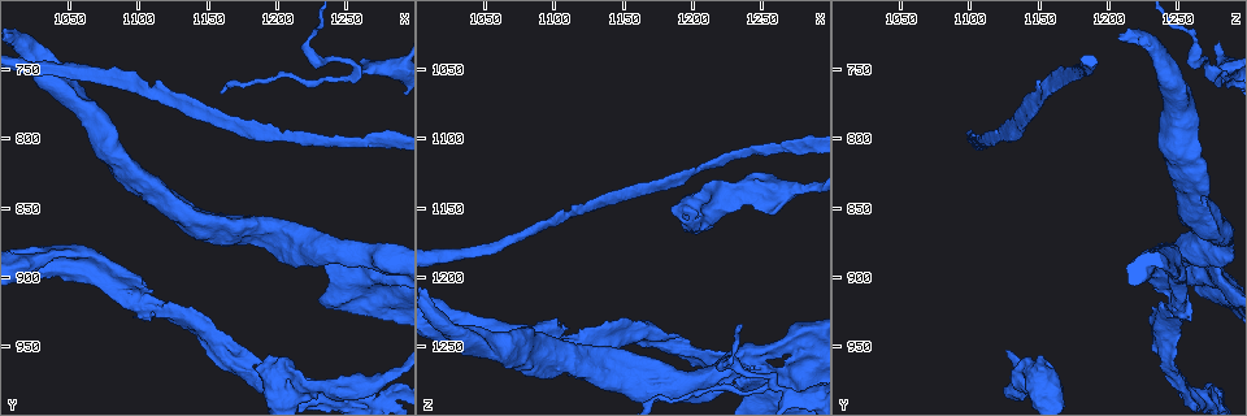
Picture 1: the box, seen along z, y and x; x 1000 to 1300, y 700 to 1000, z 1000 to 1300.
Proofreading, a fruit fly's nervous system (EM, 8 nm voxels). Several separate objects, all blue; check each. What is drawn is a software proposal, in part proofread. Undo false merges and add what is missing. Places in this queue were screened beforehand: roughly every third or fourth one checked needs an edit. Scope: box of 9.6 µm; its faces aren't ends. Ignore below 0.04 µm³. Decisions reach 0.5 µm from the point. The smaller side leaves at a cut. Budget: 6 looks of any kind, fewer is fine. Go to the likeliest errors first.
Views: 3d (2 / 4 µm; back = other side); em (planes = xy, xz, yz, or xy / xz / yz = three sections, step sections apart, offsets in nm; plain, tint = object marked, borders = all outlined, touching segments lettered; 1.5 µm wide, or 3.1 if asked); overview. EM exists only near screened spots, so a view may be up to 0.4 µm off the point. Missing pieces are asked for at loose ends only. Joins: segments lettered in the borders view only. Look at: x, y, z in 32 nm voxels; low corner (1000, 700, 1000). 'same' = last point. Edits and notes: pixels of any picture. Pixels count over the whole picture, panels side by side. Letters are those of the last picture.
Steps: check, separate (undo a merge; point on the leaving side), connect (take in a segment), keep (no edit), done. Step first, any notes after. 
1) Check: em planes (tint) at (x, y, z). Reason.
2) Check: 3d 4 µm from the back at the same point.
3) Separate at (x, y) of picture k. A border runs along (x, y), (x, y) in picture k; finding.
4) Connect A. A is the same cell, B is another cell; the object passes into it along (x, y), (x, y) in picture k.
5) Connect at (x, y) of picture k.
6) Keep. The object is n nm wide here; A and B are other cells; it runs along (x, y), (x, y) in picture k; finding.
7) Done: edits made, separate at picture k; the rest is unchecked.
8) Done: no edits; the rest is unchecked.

Check: em planes (borders) at (1258, 754, 1276). Two arms in line, one across.

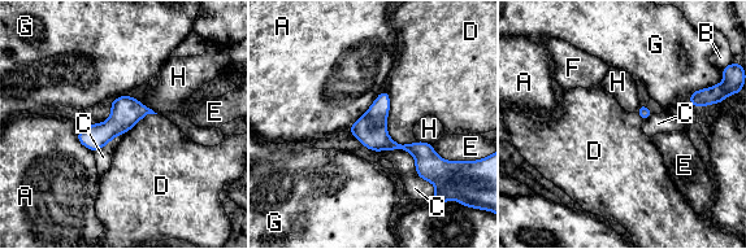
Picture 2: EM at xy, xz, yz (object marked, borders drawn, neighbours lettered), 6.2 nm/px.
Keep. A, B, C, D, E, F, G and H are other cells; all the same neuron.

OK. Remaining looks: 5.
Check: em planes (borders) at (1214, 894, 1282).

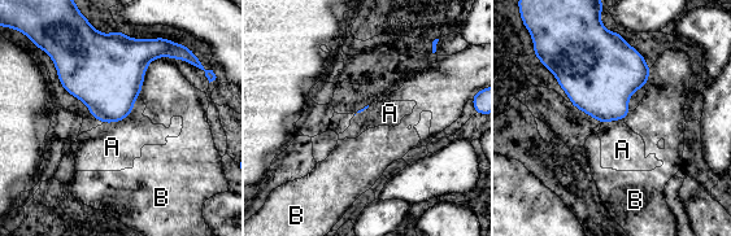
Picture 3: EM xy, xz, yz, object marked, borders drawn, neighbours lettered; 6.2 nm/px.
Keep. A and B are other cells; a border runs along (138, 97), (126, 117), (104, 123) in picture 3; none of them fits.

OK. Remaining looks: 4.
Check: em planes (borders) at (1276, 976, 1134). Calibre changes.

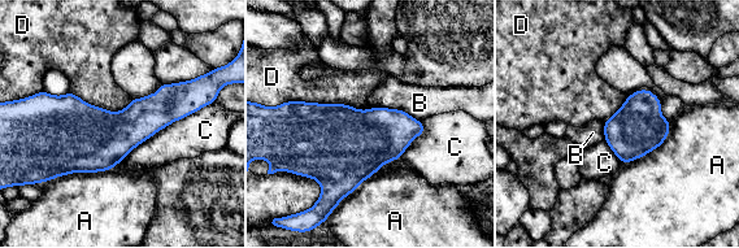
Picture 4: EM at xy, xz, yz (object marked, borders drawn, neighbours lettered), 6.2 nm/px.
Keep. The longest contact is with C, 750 nm; A, B, C and D are other cells; it runs along (217, 86), (139, 121), (72, 117) in picture 4; one neuron here.

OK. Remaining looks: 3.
Done: no edits; the rest is unchecked.

